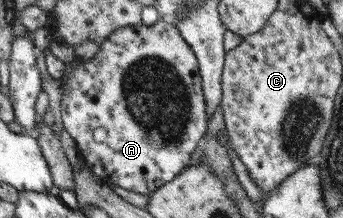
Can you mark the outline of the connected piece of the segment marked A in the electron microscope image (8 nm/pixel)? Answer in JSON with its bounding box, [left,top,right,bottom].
[62,19,208,196]

